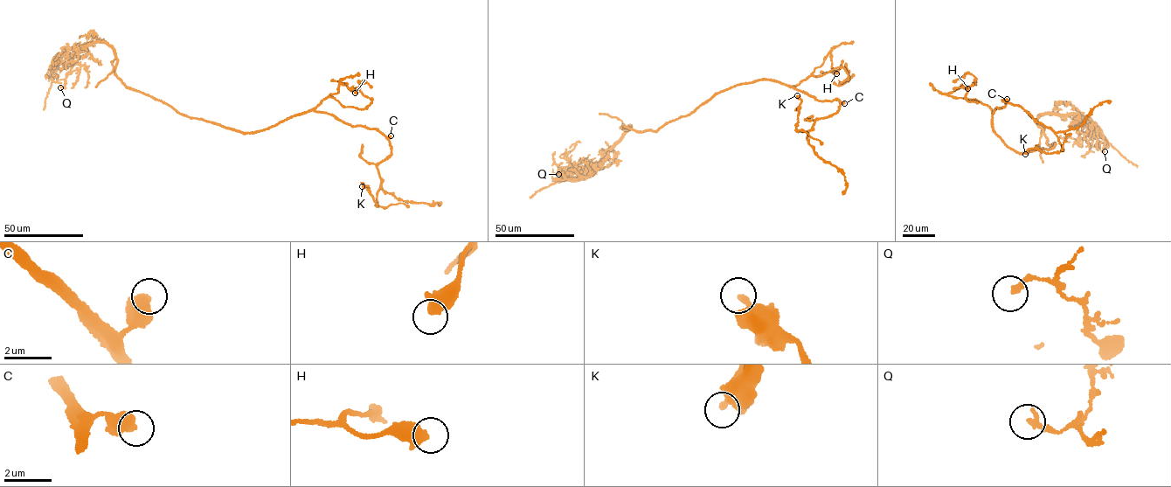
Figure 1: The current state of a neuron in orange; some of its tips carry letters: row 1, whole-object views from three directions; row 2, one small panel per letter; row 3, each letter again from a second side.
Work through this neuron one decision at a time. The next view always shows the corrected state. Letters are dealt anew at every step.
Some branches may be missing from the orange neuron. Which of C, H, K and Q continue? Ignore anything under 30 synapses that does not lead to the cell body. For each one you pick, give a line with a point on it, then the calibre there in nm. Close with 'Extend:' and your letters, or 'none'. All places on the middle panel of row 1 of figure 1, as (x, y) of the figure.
Extend: none

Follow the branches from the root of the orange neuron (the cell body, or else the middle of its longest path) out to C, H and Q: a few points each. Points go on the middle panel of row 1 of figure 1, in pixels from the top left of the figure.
C: (710, 99), (737, 85), (766, 80), (793, 86), (816, 100), (836, 99), (844, 103)
H: (710, 99), (732, 86), (761, 80), (798, 85), (820, 66), (829, 53), (832, 72), (839, 69), (836, 73)
Q: (710, 99), (655, 131), (636, 131), (623, 125), (631, 127), (599, 164), (578, 180), (558, 174)

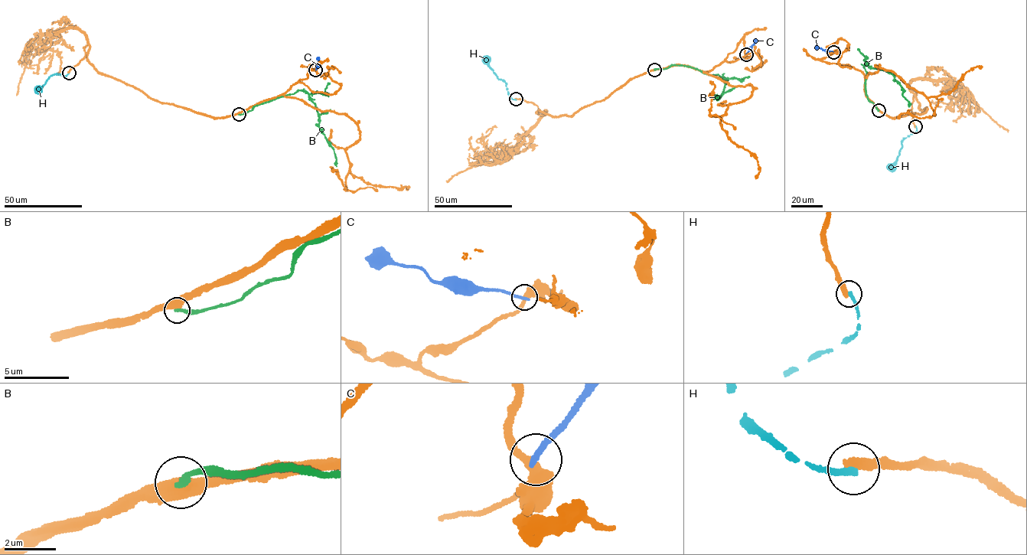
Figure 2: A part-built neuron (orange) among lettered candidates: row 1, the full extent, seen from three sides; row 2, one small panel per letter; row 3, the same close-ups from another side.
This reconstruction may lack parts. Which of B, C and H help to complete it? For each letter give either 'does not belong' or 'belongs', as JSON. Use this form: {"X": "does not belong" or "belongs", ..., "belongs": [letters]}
{"B": "does not belong", "C": "does not belong", "H": "does not belong", "belongs": []}

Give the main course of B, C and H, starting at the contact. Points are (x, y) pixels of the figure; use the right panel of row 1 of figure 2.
B: (878, 110), (866, 95), (866, 63), (893, 74), (909, 106)
C: (833, 51), (814, 47)
H: (915, 126), (916, 131), (903, 139), (899, 155), (888, 168)

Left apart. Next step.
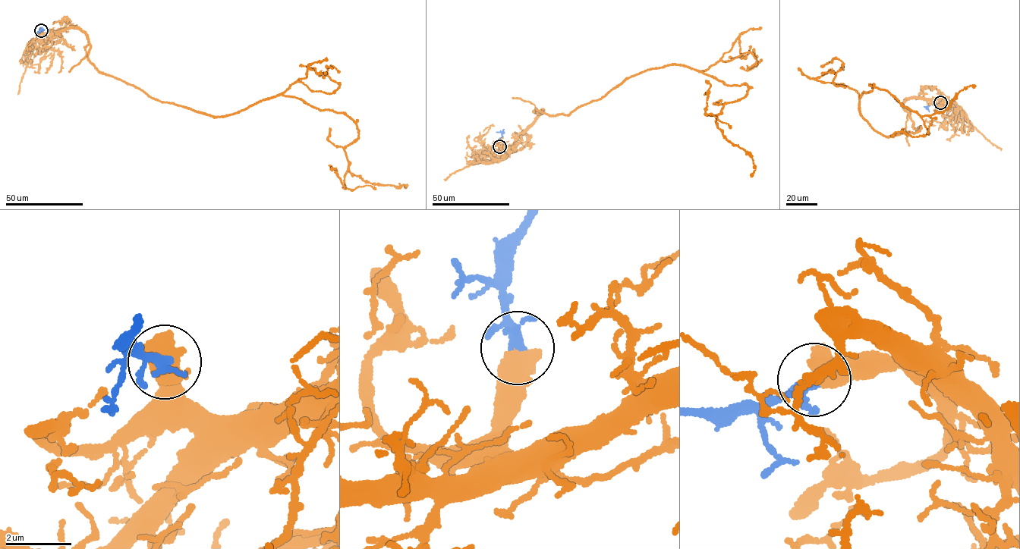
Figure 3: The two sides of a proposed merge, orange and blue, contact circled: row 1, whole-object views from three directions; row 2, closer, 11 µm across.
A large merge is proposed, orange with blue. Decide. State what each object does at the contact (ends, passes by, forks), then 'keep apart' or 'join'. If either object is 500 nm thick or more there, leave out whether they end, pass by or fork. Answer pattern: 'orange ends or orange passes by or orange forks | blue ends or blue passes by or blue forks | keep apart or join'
orange passes by | blue forks | join

